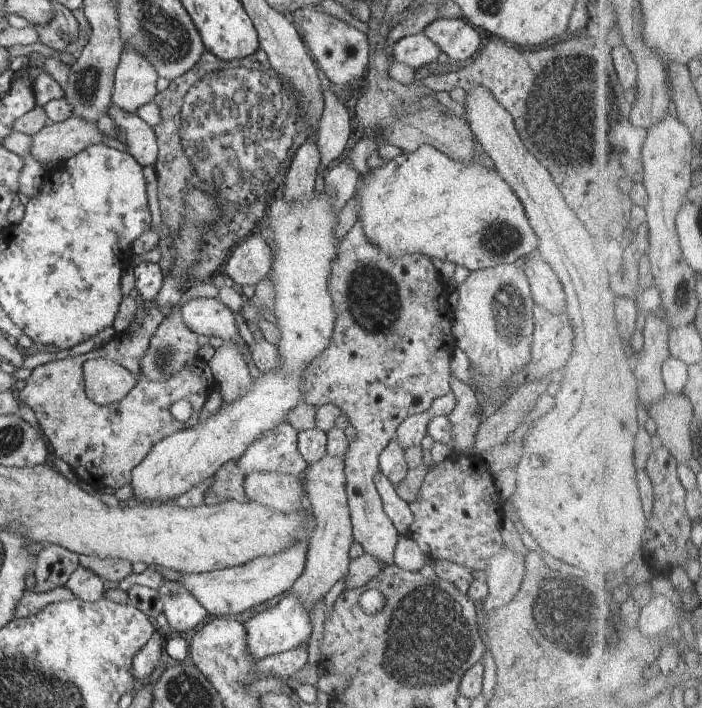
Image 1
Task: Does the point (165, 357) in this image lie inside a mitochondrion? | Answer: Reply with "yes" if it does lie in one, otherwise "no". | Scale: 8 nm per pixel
yes

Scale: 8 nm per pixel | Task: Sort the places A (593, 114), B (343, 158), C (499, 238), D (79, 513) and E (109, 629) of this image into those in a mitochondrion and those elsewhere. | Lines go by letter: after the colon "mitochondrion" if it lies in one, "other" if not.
A: mitochondrion
B: other
C: mitochondrion
D: other
E: other

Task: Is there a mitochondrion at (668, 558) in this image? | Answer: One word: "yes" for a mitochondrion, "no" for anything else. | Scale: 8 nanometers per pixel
no

